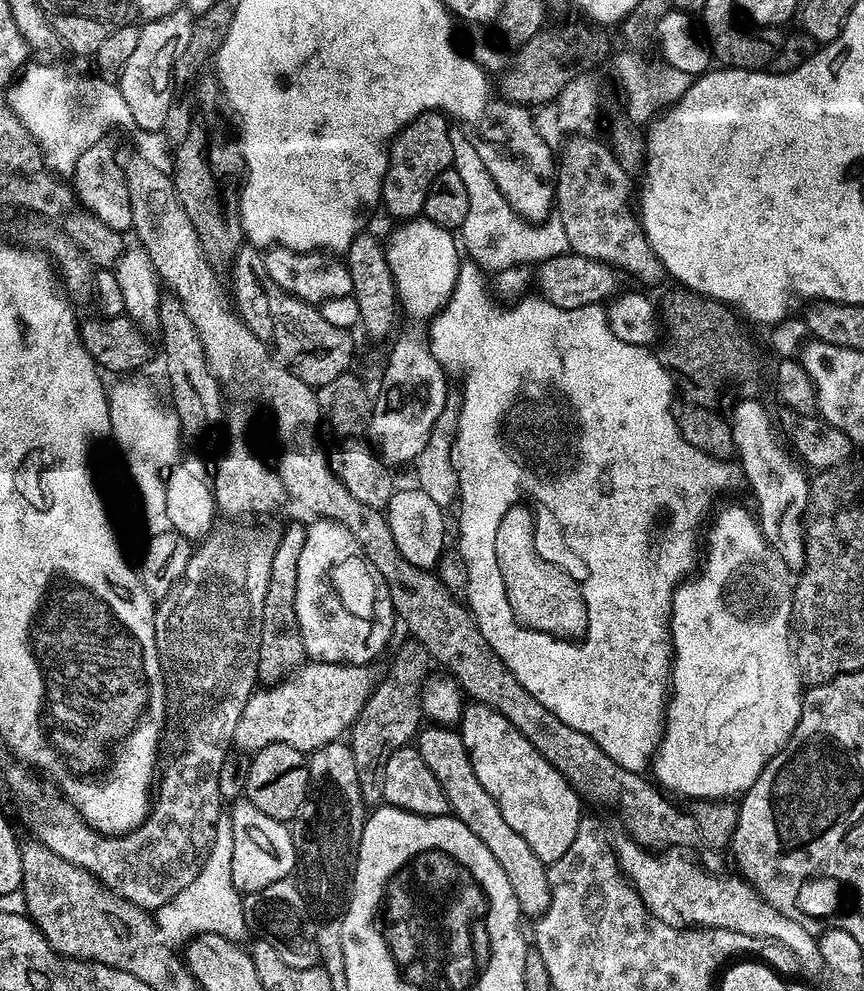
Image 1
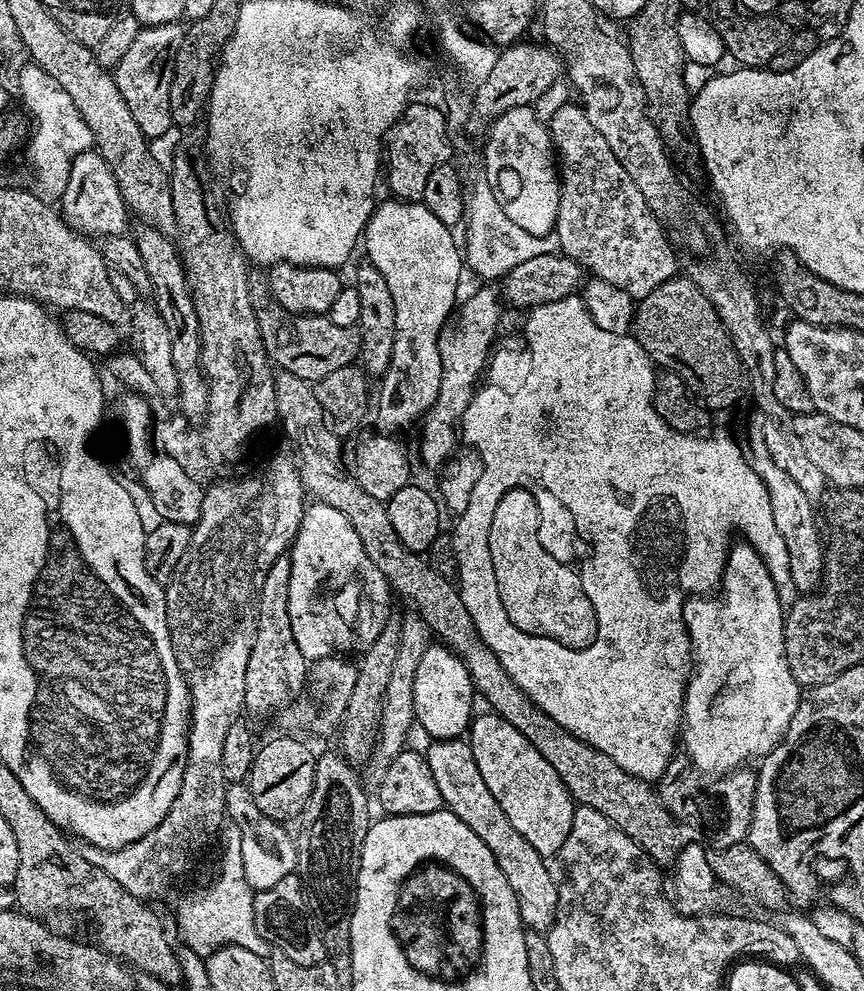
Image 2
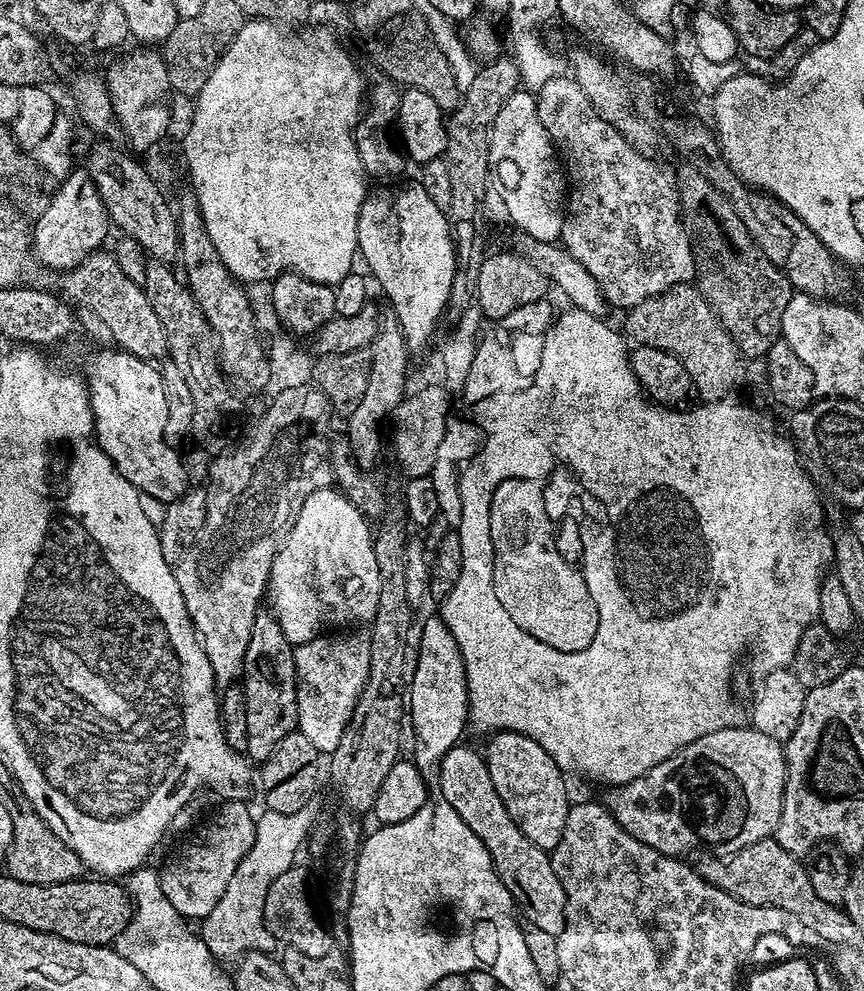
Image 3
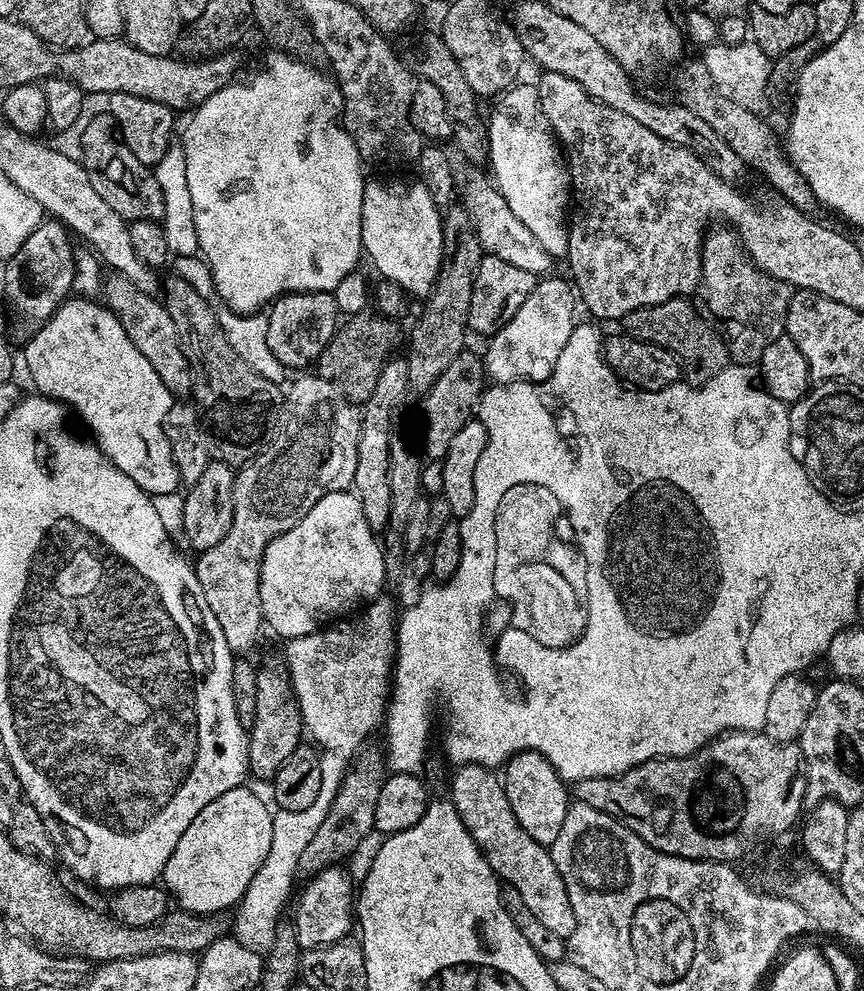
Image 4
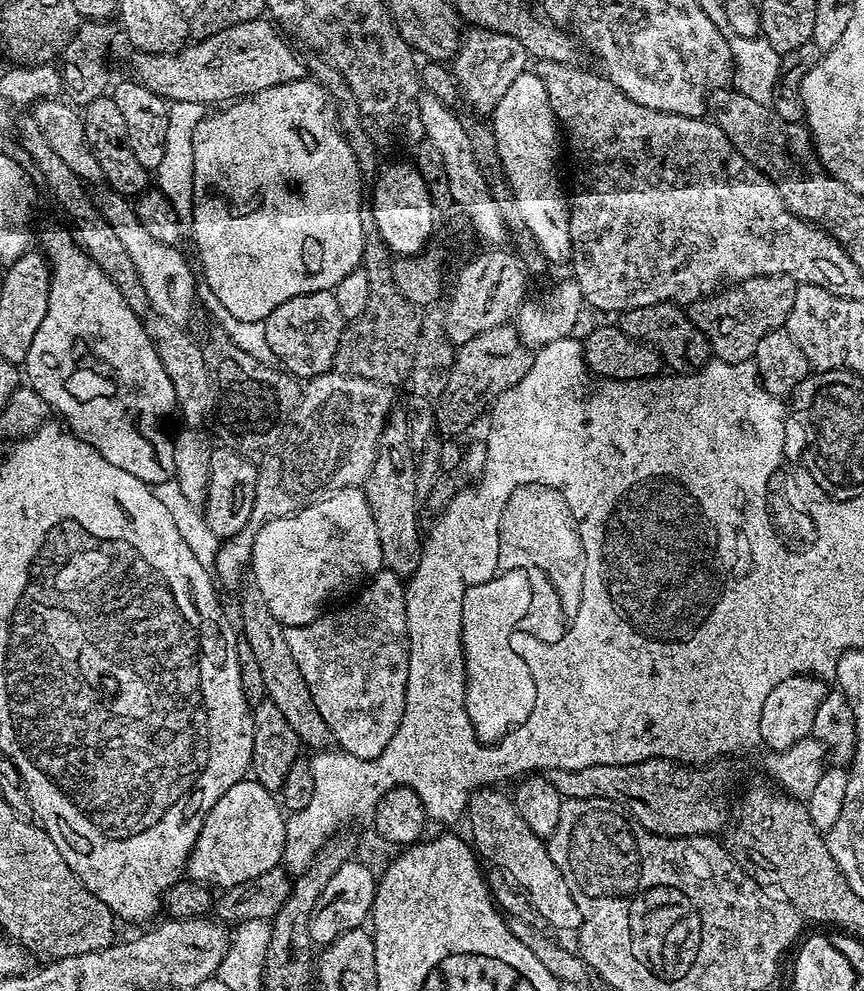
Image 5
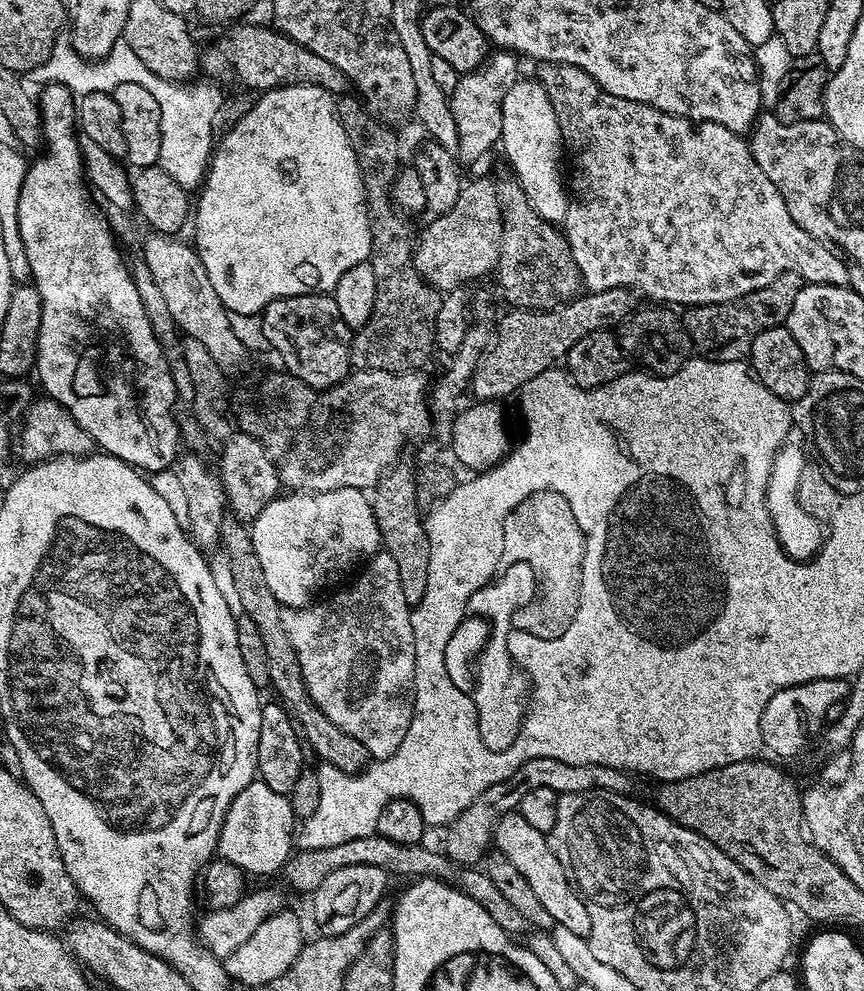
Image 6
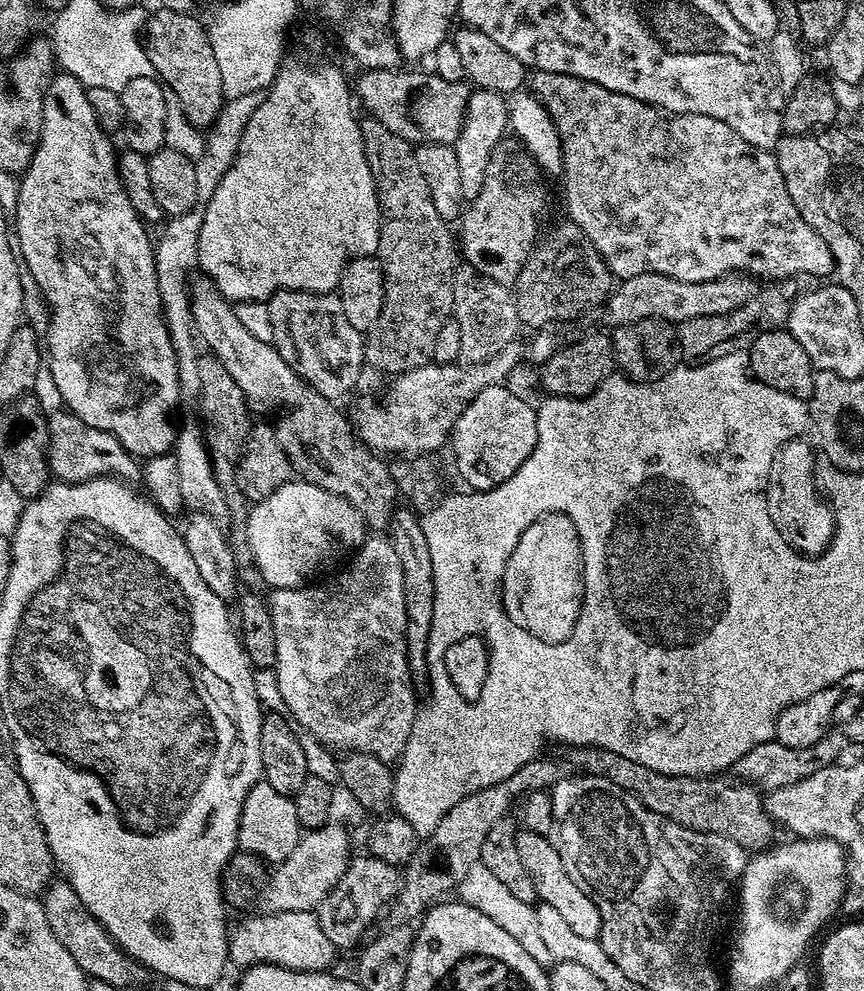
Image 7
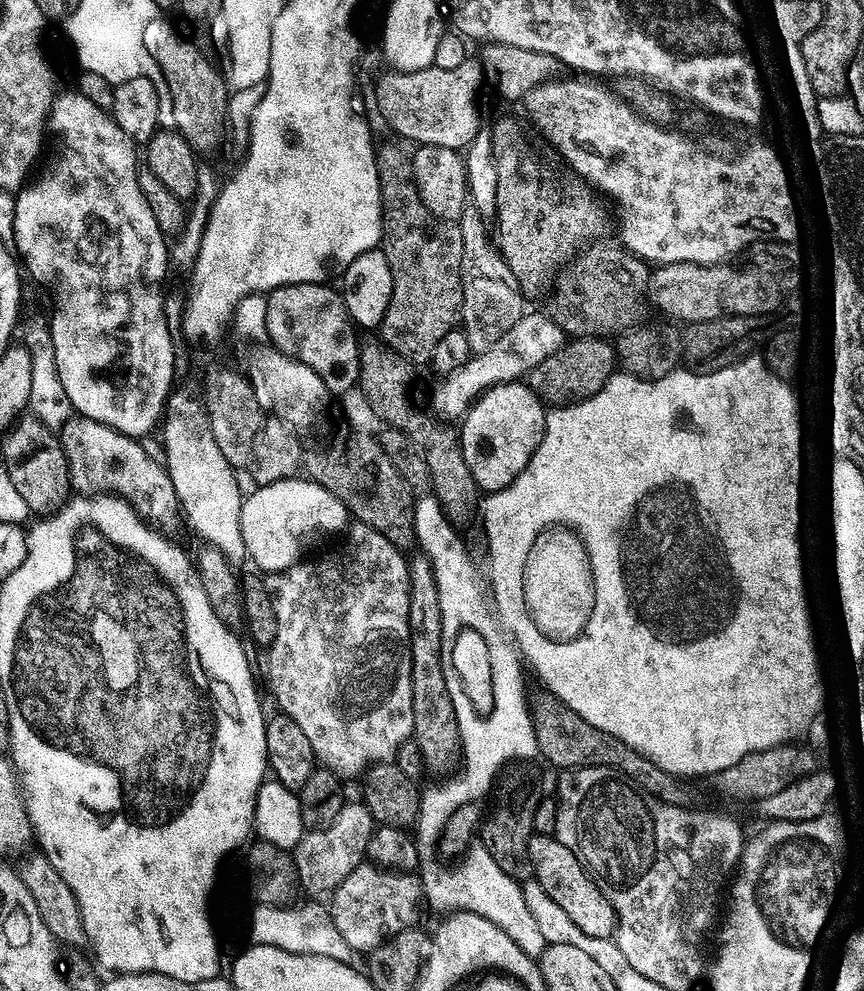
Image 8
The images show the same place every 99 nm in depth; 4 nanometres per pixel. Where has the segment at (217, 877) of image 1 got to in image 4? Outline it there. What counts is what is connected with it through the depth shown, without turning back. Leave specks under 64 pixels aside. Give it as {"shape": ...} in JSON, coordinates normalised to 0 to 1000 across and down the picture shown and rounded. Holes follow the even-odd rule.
{"shape":[[[375,759],[370,765],[370,772],[373,797],[368,797],[368,805],[363,805],[363,810],[354,813],[354,817],[321,818],[316,822],[313,860],[271,916],[271,946],[280,955],[294,961],[308,963],[315,958],[317,942],[326,931],[324,923],[328,922],[329,915],[333,912],[333,903],[338,900],[338,887],[345,884],[345,866],[350,866],[350,858],[354,858],[359,846],[363,846],[368,834],[373,834],[373,825],[377,825],[377,817],[382,817],[382,809],[387,809],[391,793],[398,787],[399,764],[385,759]]]}

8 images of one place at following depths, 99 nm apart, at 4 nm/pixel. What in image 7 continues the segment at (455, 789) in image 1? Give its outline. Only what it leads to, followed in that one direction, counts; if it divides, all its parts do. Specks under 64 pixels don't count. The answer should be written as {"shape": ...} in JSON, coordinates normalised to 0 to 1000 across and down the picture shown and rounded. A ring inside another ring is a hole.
{"shape":[[[605,838],[598,840],[595,849],[600,856],[600,864],[604,874],[609,874],[609,882],[618,890],[622,905],[628,911],[641,914],[641,918],[650,922],[652,928],[664,937],[664,942],[669,942],[669,947],[691,948],[697,938],[697,922],[692,918],[689,907],[683,903],[682,897],[655,878],[650,866],[646,866],[646,858],[641,858],[635,845]]]}

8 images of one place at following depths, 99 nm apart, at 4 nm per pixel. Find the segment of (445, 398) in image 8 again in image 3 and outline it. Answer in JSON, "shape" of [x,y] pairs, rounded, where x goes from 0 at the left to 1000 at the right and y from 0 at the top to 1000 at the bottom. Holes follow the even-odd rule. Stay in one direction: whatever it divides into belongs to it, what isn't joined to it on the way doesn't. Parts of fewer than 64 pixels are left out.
{"shape":[[[361,387],[331,392],[321,395],[318,398],[321,399],[319,405],[311,410],[310,417],[307,418],[306,425],[301,428],[301,437],[284,452],[278,452],[274,456],[271,456],[272,454],[264,454],[256,459],[251,459],[244,465],[247,466],[245,473],[241,476],[241,488],[238,487],[241,518],[236,528],[235,541],[228,544],[227,548],[214,556],[213,562],[209,565],[205,565],[201,570],[206,595],[211,595],[211,603],[215,607],[218,623],[222,626],[222,631],[227,633],[227,641],[231,643],[231,650],[236,653],[236,659],[243,664],[243,672],[248,676],[248,684],[251,691],[255,692],[263,692],[279,685],[282,677],[282,665],[285,664],[285,652],[289,652],[289,640],[294,636],[294,624],[303,614],[301,604],[307,604],[308,601],[310,584],[317,571],[317,563],[322,563],[322,555],[326,555],[326,551],[331,547],[331,543],[336,539],[345,519],[350,515],[350,507],[354,507],[354,503],[359,503],[359,498],[363,498],[363,494],[378,492],[387,484],[381,457],[377,455],[377,444],[374,444],[370,440],[361,440],[365,436],[375,436],[380,432],[382,409],[378,402],[374,400],[369,392]]]}

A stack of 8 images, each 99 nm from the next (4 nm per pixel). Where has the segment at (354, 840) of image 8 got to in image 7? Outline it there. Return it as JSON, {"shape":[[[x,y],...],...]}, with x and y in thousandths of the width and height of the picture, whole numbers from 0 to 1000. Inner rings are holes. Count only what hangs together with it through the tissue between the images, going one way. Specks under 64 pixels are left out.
{"shape":[[[382,829],[351,841],[336,863],[314,879],[295,915],[302,921],[365,919],[403,876],[407,861],[402,840],[397,832]]]}

